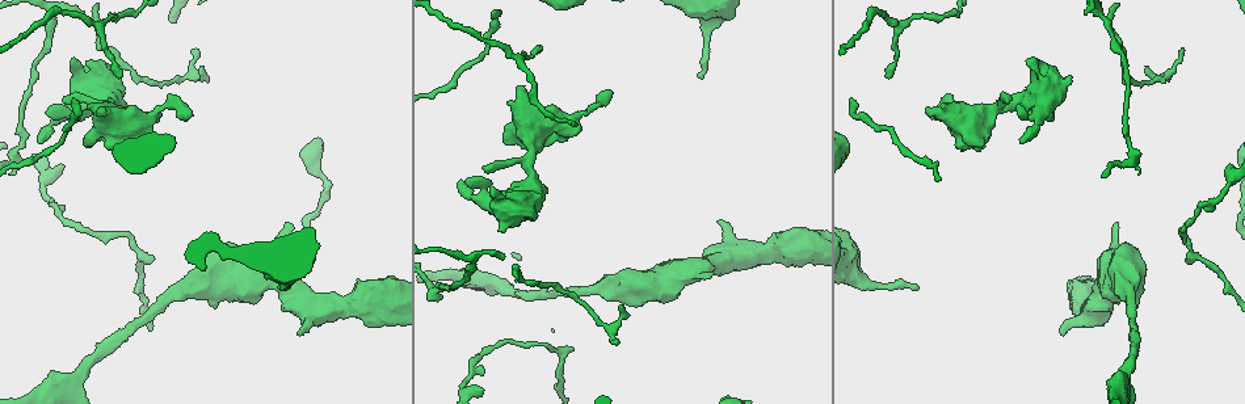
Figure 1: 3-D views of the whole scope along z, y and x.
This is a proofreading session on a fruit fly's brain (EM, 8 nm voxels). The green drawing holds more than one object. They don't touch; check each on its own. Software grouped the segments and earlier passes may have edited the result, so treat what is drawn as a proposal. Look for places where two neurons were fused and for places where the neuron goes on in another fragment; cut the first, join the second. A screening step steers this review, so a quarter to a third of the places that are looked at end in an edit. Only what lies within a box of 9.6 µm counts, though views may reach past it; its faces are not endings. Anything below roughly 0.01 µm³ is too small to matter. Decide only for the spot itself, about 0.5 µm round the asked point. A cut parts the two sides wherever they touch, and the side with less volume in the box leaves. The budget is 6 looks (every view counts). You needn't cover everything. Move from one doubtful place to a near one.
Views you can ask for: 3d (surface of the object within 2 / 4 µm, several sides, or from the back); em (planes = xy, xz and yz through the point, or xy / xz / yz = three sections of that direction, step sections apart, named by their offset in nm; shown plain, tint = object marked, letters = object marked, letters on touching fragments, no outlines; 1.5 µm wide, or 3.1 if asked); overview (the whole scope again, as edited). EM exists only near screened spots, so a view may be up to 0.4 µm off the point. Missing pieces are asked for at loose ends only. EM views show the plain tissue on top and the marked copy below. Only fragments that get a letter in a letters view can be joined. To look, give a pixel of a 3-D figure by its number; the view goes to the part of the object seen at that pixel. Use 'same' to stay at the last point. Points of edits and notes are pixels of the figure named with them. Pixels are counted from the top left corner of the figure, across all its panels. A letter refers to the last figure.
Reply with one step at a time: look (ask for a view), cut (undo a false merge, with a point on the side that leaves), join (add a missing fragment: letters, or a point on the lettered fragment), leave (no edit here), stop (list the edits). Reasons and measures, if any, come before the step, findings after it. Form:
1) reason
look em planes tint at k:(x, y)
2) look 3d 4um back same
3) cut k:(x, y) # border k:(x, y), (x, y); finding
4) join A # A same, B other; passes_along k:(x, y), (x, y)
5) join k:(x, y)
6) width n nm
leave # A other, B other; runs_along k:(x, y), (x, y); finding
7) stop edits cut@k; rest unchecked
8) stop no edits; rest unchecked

branch stops here
look 3d 2um at 1:(291, 223)

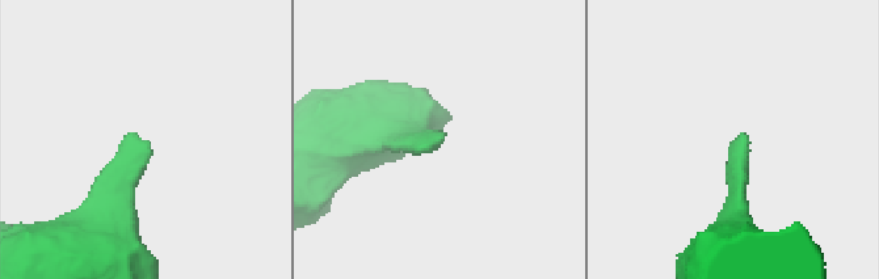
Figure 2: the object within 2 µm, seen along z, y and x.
look em planes letters at 2:(745, 134)

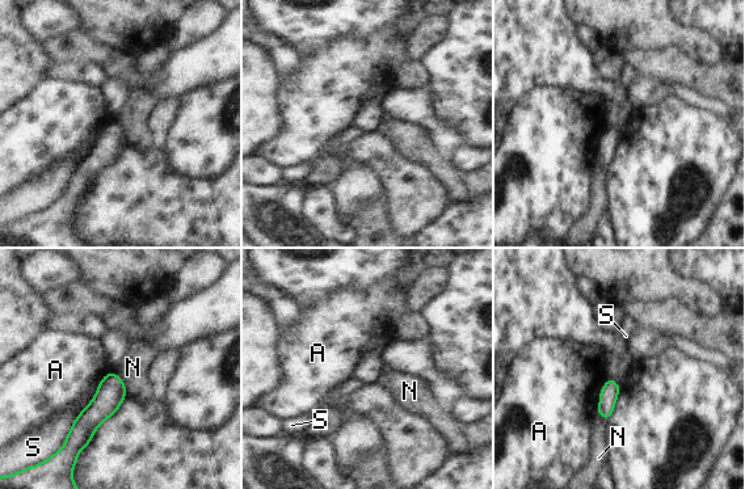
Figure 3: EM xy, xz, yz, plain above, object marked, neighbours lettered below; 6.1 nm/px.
leave # A other, N other, S other; border 3:(114, 371), (123, 383), (127, 395); none of them fits

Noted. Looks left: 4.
an open end
look em planes letters at 1:(547, 139)

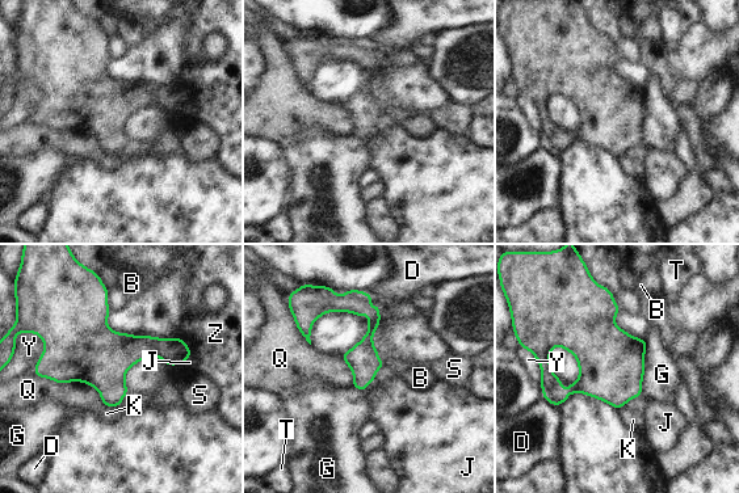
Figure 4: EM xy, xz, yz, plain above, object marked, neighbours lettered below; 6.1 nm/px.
leave # B other, D other, G other, J other, K other, Q other, S other, T other, Y other, Z other; border 4:(645, 340), (641, 395); none of them fits

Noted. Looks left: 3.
look 3d 4um at 1:(899, 25)

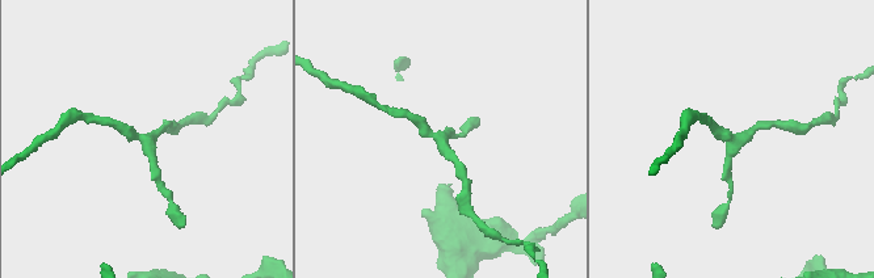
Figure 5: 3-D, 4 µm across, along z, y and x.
shape alone is not enough
look em planes tint at 5:(148, 138)

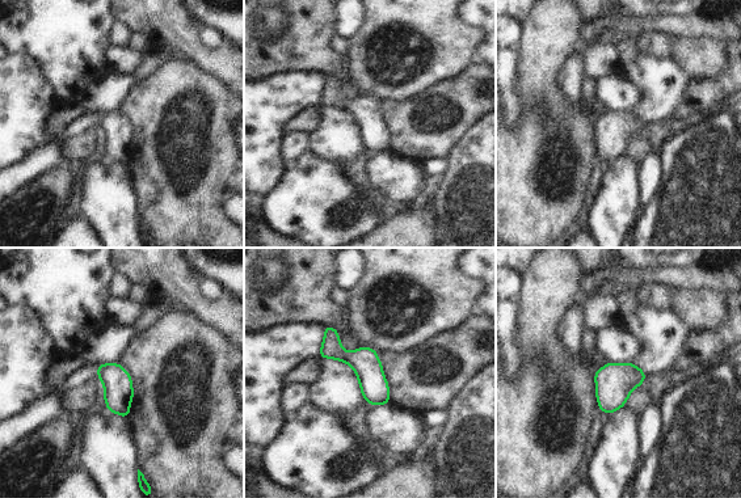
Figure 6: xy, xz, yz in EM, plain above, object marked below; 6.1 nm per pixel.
see the neighbours
look em planes letters same

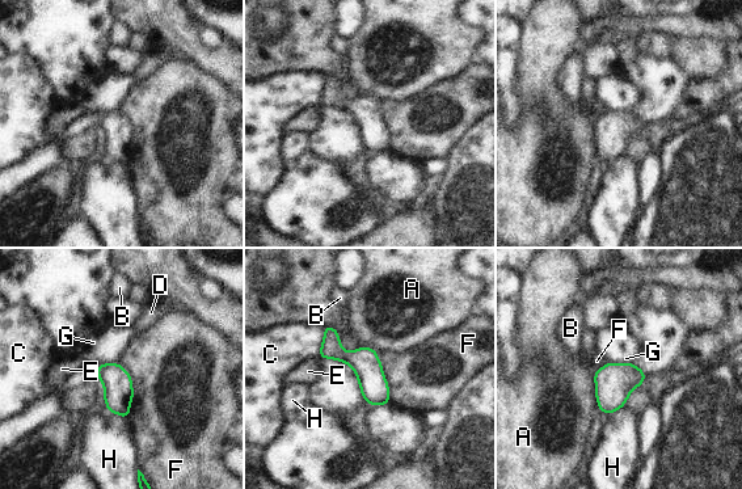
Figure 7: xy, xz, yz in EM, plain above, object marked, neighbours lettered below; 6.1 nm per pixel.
width 170 nm
leave # A other, B other, C other, D other, E other, F other, G other, H other; runs_along 7:(328, 329), (331, 342), (386, 400); all the same neuron

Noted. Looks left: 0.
stop no edits; rest unchecked

